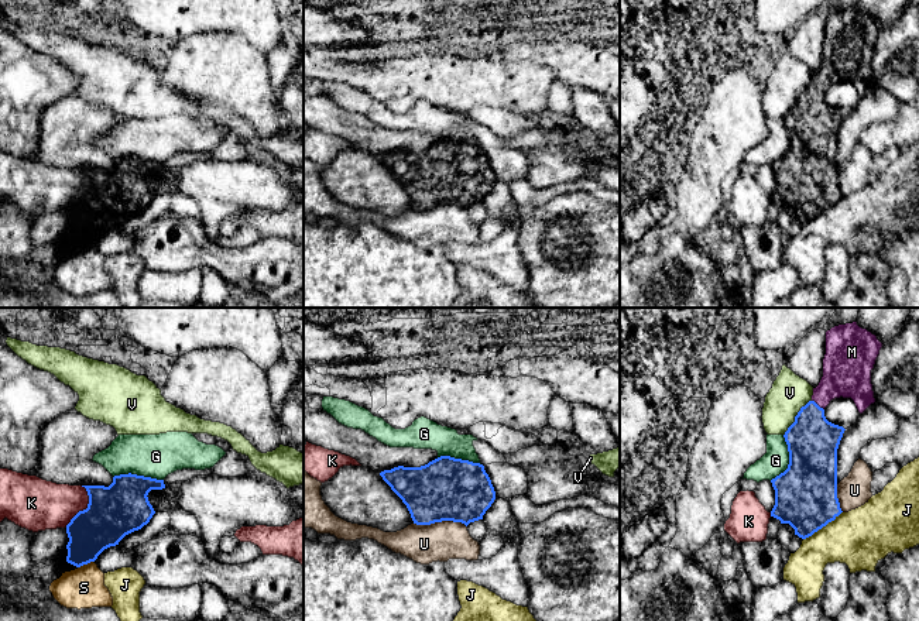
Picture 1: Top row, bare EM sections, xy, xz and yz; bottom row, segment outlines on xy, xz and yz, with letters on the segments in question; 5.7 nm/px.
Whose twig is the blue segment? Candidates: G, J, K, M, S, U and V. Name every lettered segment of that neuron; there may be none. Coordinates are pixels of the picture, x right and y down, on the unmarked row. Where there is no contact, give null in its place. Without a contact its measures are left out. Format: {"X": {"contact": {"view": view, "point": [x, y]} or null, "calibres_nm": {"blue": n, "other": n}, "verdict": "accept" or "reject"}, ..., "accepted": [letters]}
{"G": {"contact": {"view": "xy", "point": [139, 160]}, "calibres_nm": {"blue": 300, "other": 240}, "verdict": "reject"}, "J": {"contact": {"view": "yz", "point": [822, 210]}, "calibres_nm": {"blue": 360, "other": 320}, "verdict": "reject"}, "K": {"contact": {"view": "xy", "point": [86, 192]}, "calibres_nm": {"blue": 300, "other": 280}, "verdict": "reject"}, "M": {"contact": {"view": "yz", "point": [816, 88]}, "calibres_nm": {"blue": 300, "other": 280}, "verdict": "accept"}, "S": {"contact": {"view": "xy", "point": [85, 247]}, "calibres_nm": {"blue": 260, "other": 240}, "verdict": "reject"}, "U": {"contact": {"view": "xz", "point": [441, 205]}, "calibres_nm": {"blue": 360, "other": 220}, "verdict": "reject"}, "V": {"contact": {"view": "yz", "point": [795, 100]}, "calibres_nm": {"blue": 300, "other": 220}, "verdict": "reject"}, "accepted": ["M"]}

